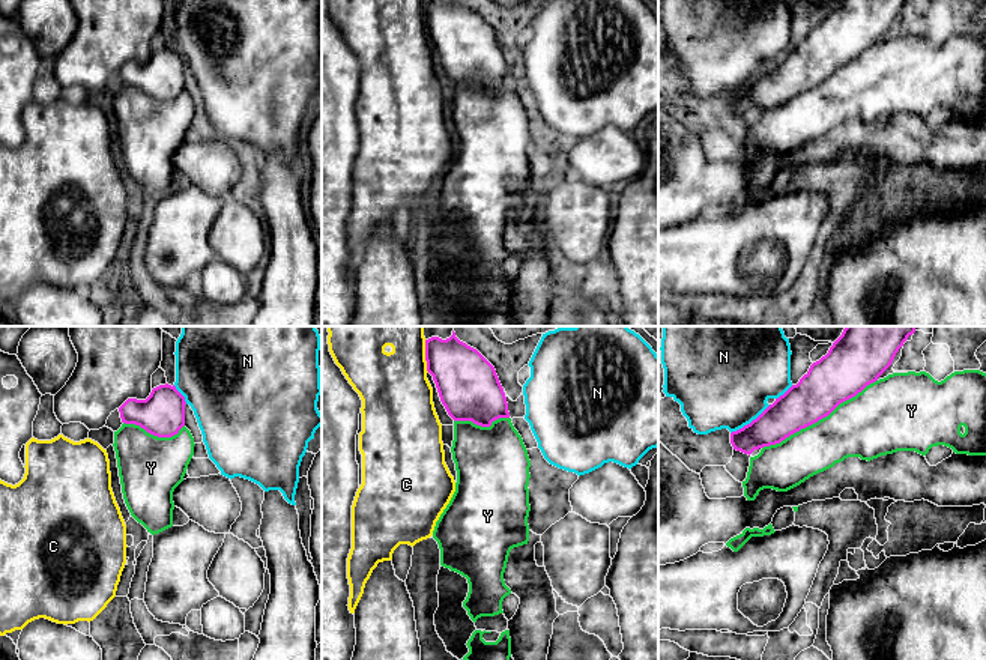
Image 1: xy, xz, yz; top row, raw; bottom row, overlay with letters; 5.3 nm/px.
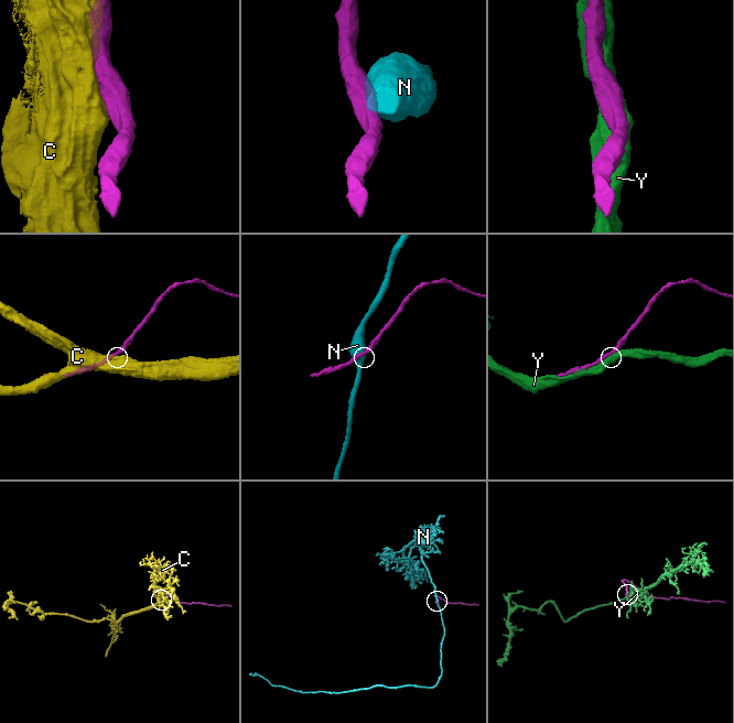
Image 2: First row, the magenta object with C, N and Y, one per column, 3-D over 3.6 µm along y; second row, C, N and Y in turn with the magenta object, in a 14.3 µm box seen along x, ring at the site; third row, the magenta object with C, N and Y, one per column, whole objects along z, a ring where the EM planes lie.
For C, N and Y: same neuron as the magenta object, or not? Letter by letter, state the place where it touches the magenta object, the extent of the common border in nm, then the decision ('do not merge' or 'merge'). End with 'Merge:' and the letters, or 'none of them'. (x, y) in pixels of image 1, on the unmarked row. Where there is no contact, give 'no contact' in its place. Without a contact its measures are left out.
C: xz (426, 20) | 180 nm | do not merge
N: yz (752, 84) | 260 nm | do not merge
Y: yz (819, 81) | 700 nm | merge
Merge: Y

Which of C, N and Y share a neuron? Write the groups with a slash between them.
C / N / Y

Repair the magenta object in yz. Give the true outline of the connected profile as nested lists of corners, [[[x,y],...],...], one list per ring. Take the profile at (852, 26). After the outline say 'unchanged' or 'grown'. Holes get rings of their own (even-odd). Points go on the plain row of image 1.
[[[839,0],[797,48],[750,87],[730,96],[733,113],[750,119],[747,141],[743,144],[747,164],[755,164],[764,152],[788,155],[848,120],[870,125],[897,114],[926,119],[938,108],[948,110],[956,117],[986,119],[986,36],[954,35],[941,45],[926,35],[893,36],[881,42],[906,3],[908,0]]]; grown

